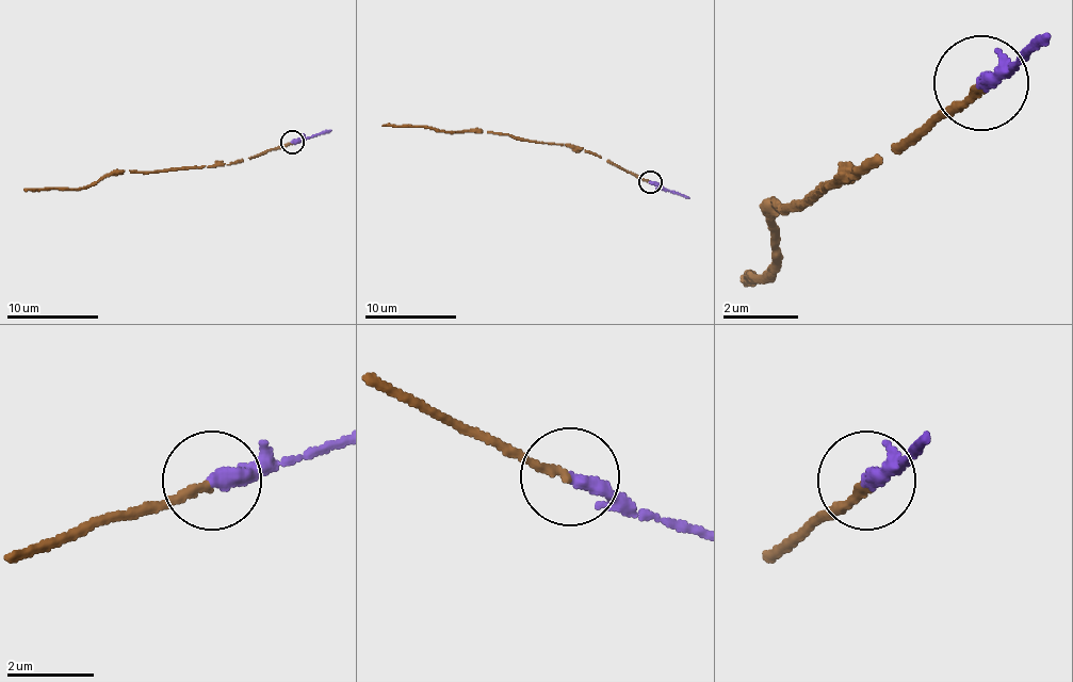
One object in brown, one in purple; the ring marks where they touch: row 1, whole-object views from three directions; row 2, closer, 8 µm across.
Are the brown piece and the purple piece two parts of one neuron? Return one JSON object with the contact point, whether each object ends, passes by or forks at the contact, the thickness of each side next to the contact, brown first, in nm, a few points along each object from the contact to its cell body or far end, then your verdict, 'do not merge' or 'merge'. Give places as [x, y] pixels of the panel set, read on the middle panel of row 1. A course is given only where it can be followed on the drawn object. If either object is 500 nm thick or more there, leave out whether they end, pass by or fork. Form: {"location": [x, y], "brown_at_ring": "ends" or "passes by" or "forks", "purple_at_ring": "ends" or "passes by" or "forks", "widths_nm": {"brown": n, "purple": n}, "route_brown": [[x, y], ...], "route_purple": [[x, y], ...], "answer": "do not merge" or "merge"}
{"location": [650, 181], "brown_at_ring": "ends", "purple_at_ring": "ends", "widths_nm": {"brown": 190, "purple": 360}, "route_brown": [[651, 182], [591, 152], [572, 150], [559, 143], [435, 127], [383, 125]], "route_purple": [[651, 182], [689, 198]], "answer": "merge"}

